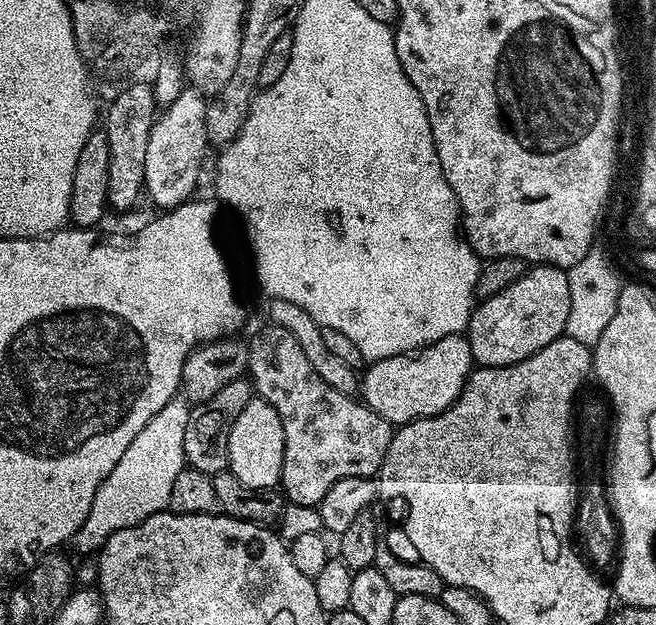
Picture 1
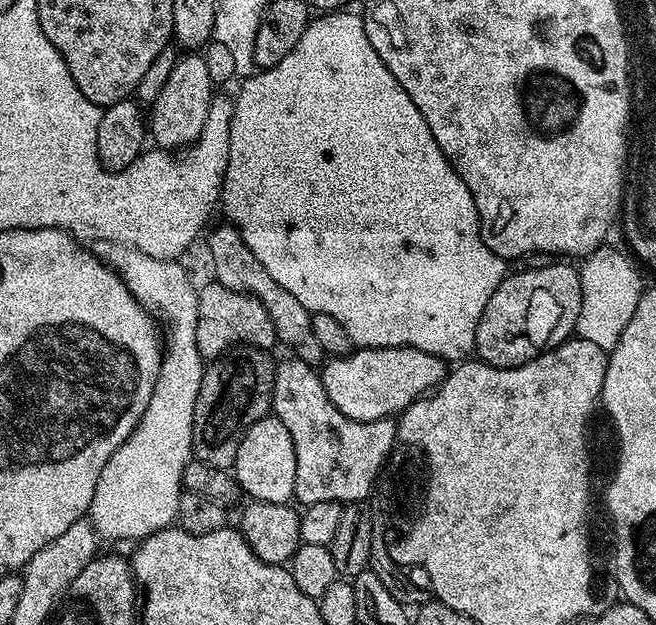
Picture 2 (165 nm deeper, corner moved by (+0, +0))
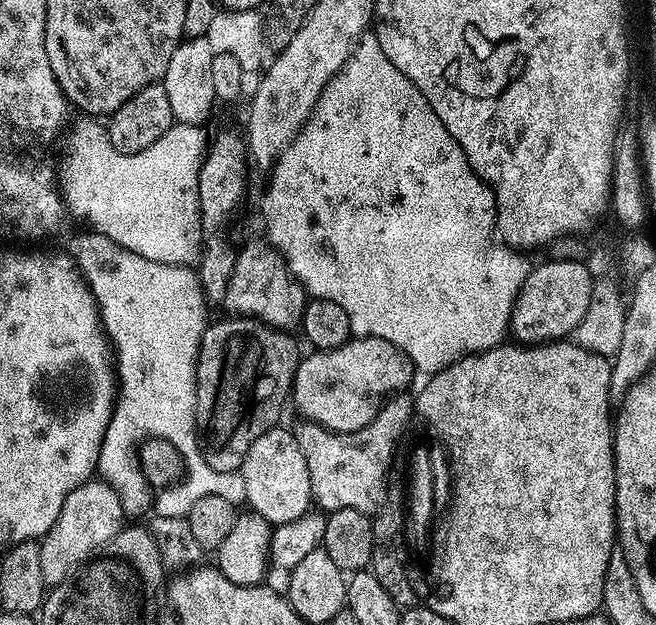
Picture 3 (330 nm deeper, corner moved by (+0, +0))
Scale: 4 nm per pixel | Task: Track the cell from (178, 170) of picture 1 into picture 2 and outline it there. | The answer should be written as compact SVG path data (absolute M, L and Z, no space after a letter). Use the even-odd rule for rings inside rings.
M198 54L181 57L170 71L170 78L166 78L166 86L162 86L158 98L150 105L151 139L153 136L164 150L180 150L194 144L206 126L213 95L214 85L204 58Z

